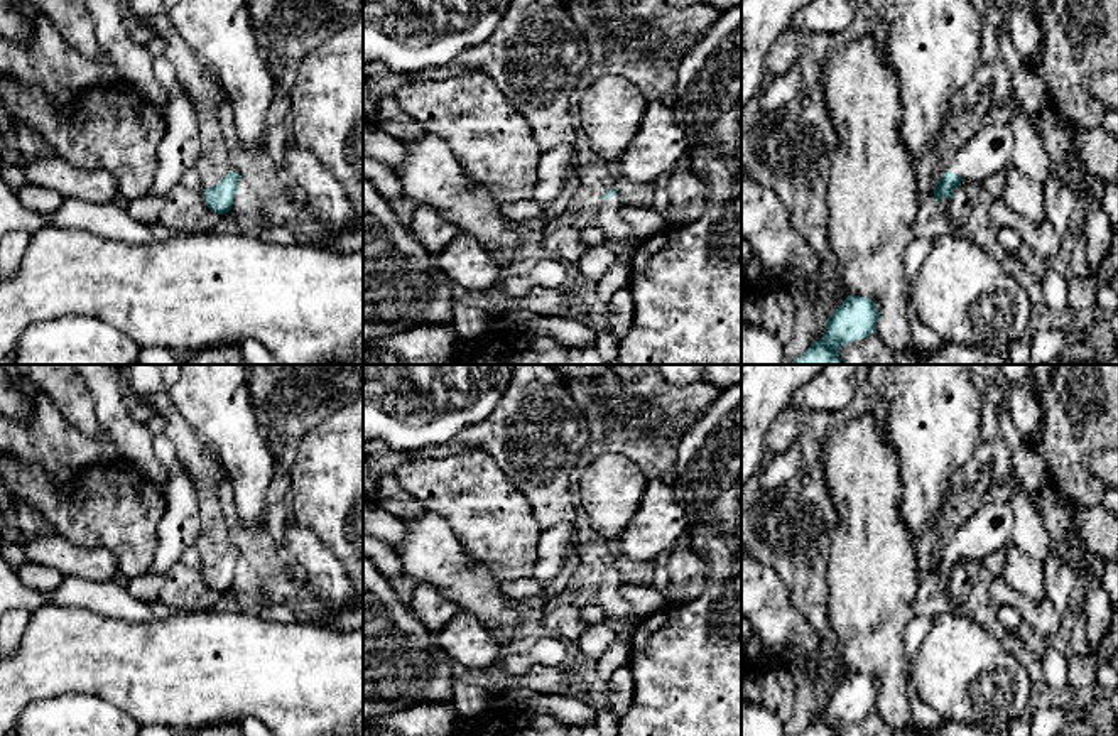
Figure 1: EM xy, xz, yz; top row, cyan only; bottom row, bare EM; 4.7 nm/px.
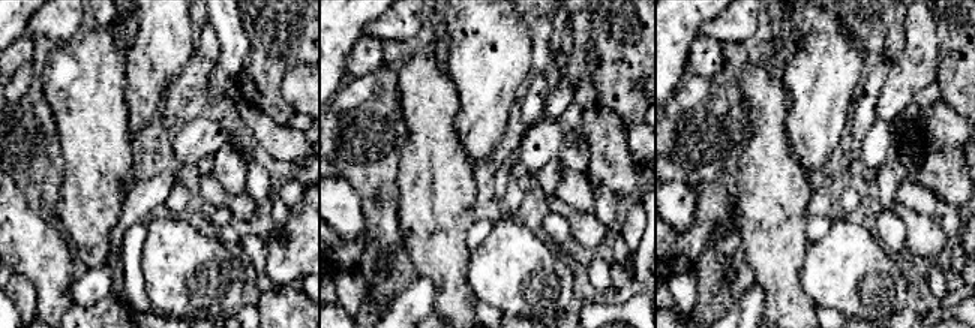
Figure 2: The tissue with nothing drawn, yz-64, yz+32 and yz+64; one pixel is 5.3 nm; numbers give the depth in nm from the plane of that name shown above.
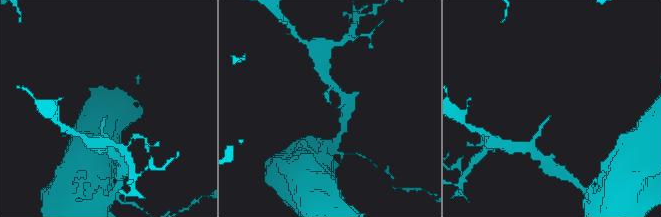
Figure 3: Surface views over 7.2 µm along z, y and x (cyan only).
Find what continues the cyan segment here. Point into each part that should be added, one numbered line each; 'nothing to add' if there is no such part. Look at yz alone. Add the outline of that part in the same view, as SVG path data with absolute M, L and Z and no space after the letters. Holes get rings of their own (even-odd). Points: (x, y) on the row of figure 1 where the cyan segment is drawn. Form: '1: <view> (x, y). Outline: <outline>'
1: yz (990, 147). Outline: M985 122L956 152L944 172L983 182L1012 162L1015 133L1008 125Z

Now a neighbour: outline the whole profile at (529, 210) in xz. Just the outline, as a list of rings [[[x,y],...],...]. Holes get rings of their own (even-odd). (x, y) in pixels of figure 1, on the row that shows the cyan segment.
[[[527,199],[517,204],[500,204],[500,209],[503,216],[515,226],[540,219],[545,213],[545,208],[534,199]]]

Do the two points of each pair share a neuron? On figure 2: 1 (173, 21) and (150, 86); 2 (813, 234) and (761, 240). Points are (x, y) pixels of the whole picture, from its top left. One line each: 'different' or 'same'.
1: same
2: different

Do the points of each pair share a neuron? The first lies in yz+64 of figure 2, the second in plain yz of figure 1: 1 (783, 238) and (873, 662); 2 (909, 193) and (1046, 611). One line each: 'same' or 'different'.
1: same
2: different

